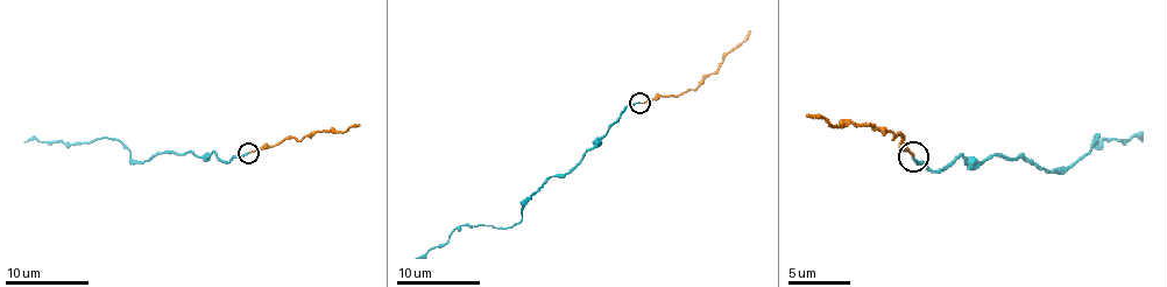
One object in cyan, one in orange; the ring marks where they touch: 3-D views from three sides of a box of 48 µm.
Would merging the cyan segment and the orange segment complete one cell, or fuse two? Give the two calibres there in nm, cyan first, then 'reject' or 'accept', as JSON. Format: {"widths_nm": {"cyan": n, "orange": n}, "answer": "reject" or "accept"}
{"widths_nm": {"cyan": 170, "orange": 130}, "answer": "reject"}

